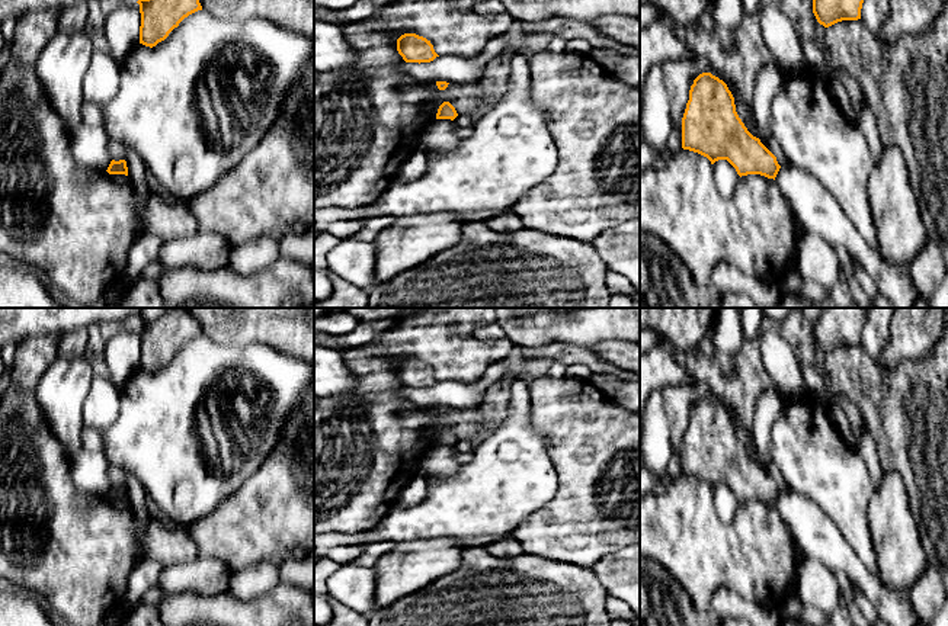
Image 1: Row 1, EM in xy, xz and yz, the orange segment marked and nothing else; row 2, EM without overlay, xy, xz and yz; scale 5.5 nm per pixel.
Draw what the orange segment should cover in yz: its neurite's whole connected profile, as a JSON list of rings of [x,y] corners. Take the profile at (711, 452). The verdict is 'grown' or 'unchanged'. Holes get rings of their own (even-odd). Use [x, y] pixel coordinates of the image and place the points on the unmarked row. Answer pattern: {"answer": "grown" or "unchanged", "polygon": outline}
{"answer": "unchanged", "polygon": [[[702,398],[691,411],[682,443],[682,473],[707,482],[711,489],[727,485],[737,500],[776,503],[776,482],[753,462],[736,437],[727,410]]]}

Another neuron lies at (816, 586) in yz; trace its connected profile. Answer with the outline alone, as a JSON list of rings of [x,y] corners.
[[[806,558],[798,565],[795,595],[803,604],[814,606],[830,617],[842,591],[832,569],[814,558]]]

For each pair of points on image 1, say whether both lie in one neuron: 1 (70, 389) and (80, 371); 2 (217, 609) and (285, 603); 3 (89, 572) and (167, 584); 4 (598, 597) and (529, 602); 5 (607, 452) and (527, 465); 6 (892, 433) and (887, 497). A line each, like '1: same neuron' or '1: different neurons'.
1: same neuron
2: same neuron
3: different neurons
4: same neuron
5: different neurons
6: different neurons

